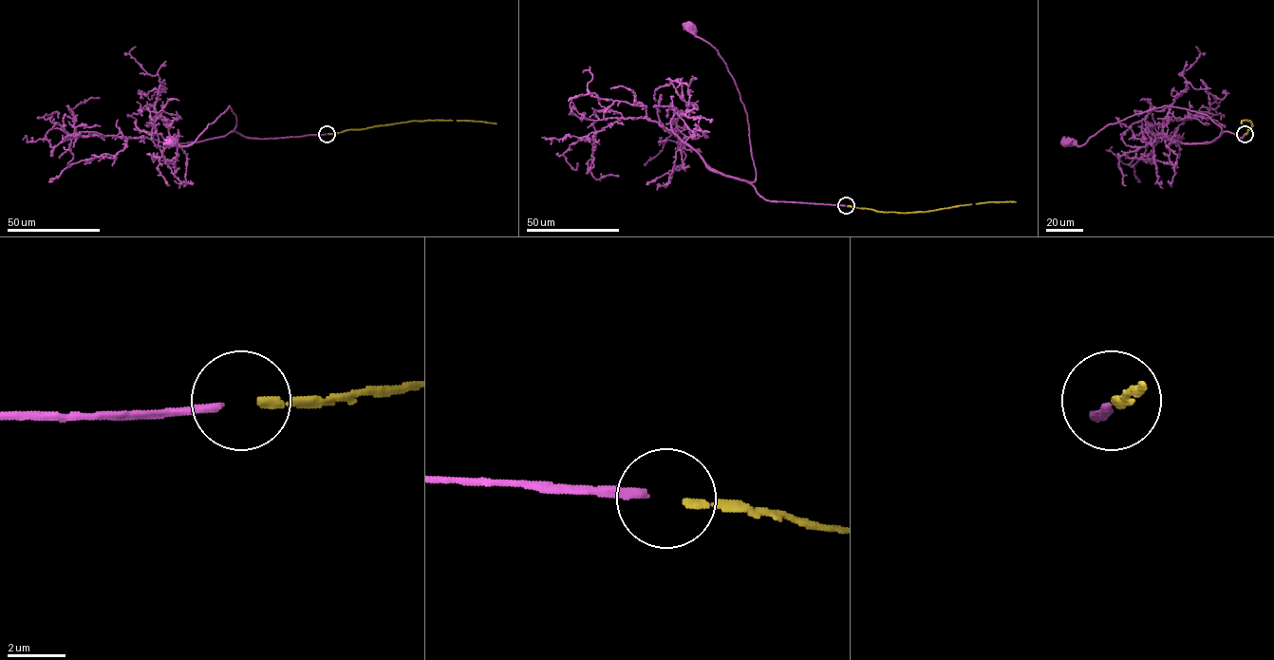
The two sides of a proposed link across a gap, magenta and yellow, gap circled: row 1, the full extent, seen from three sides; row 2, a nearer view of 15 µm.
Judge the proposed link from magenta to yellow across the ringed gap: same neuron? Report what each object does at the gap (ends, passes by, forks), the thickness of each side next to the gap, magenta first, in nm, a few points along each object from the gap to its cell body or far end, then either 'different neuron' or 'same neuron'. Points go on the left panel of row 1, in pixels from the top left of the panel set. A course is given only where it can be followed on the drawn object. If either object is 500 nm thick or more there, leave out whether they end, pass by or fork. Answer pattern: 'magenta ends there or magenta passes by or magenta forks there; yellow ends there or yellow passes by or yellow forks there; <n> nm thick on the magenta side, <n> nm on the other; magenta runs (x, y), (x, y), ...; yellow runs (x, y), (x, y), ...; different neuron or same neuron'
magenta ends there; yellow ends there; 280 nm thick on the magenta side, 240 nm on the other; magenta runs (326, 134), (246, 137), (231, 132), (236, 125), (236, 119), (229, 105), (187, 146), (170, 142); yellow runs (327, 134), (434, 120), (496, 123); same neuron

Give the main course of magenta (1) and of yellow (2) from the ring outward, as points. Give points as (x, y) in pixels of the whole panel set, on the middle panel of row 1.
1: (845, 205), (772, 201), (757, 192), (750, 182), (756, 171), (744, 105), (718, 51), (689, 27)
2: (847, 206), (908, 213), (1015, 201)

